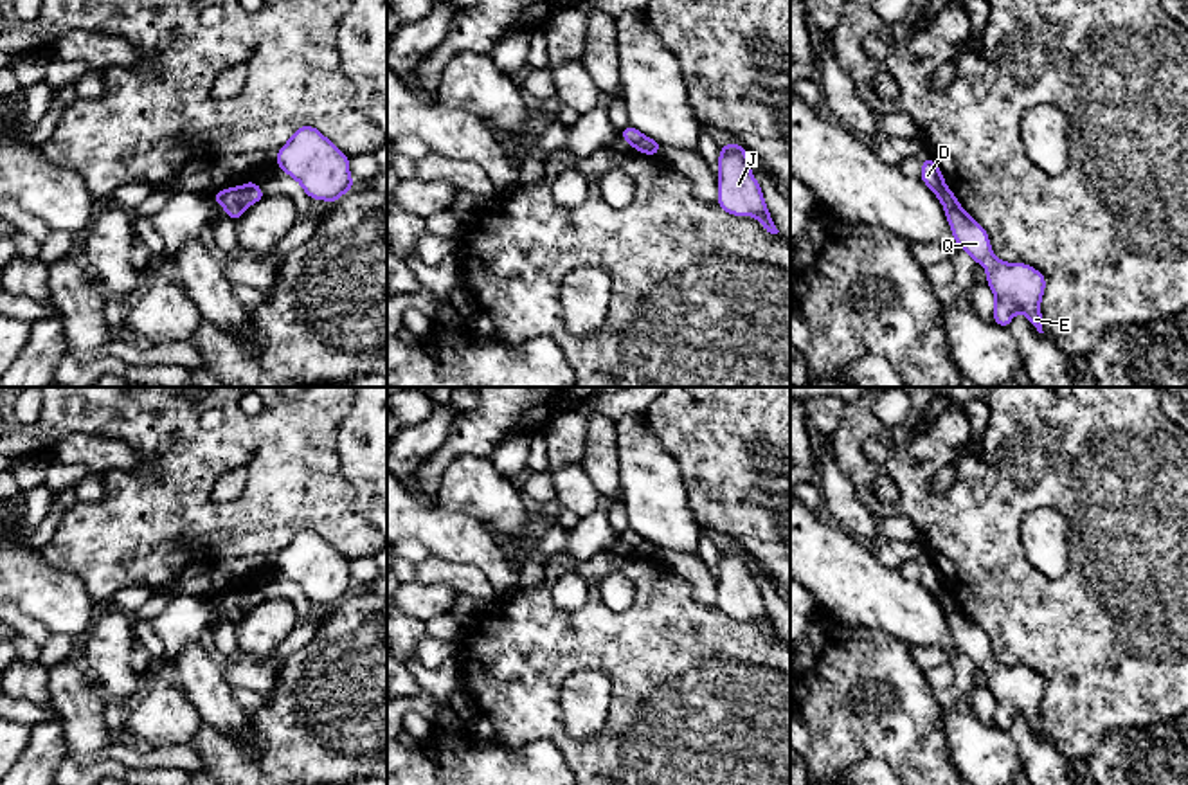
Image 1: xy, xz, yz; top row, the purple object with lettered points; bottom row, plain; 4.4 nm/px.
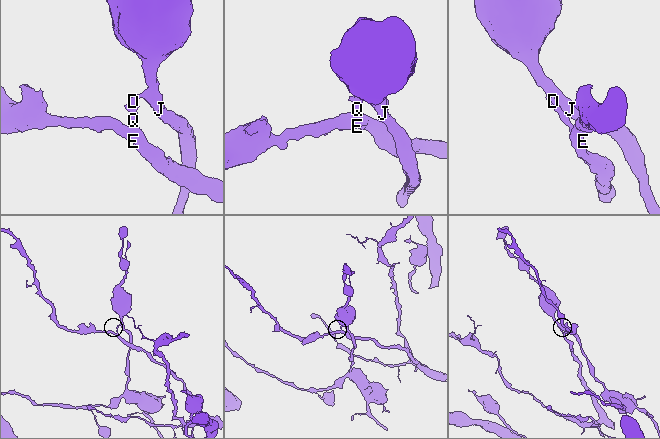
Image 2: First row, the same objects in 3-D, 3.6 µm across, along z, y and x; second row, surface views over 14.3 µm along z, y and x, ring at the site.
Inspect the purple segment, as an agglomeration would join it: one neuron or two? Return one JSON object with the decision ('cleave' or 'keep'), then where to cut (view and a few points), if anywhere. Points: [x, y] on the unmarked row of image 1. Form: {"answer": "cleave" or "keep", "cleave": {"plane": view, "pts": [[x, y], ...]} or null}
{"answer": "cleave", "cleave": {"plane": "xz", "pts": [[643, 541], [643, 551], [654, 559]]}}

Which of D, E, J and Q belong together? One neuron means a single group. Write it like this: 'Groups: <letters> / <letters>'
Groups: D J / E Q

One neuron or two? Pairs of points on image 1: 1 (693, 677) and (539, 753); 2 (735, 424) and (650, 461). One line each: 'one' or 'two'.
1: two
2: two

